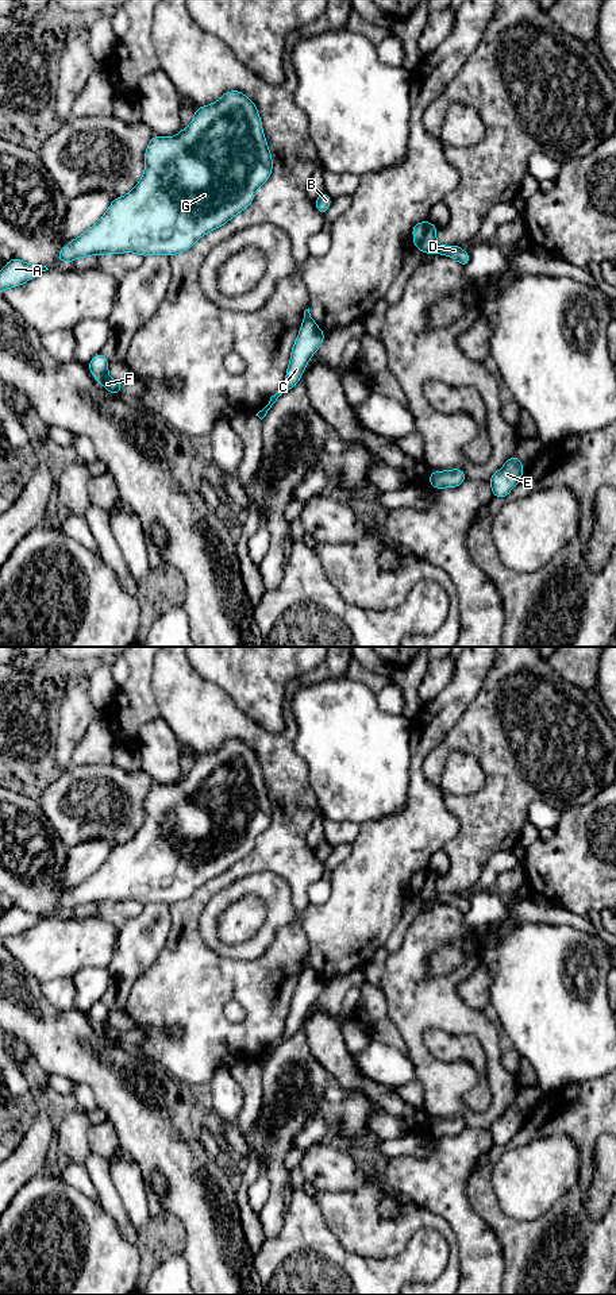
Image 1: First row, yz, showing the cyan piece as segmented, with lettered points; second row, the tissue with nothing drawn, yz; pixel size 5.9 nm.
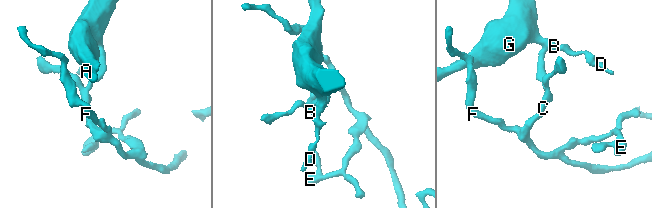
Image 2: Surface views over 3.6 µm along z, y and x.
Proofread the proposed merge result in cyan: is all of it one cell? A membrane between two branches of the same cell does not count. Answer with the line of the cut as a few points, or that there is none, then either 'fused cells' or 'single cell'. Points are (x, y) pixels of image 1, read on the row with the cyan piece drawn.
cut in yz along (310, 315), (304, 318); fused cells

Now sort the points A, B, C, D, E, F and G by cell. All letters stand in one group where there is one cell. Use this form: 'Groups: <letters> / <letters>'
Groups: A B D G / C E F

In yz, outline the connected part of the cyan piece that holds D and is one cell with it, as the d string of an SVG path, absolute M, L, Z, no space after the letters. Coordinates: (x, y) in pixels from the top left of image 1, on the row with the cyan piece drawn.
M428 220L415 224L412 227L413 247L417 247L423 254L435 253L440 255L453 257L461 263L462 267L465 267L470 261L469 253L461 250L458 244L439 246L436 243L436 231L438 227L435 227Z

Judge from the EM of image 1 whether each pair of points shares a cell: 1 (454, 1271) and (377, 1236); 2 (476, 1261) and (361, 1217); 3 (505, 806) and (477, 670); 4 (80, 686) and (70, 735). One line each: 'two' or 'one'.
1: one
2: two
3: two
4: one

